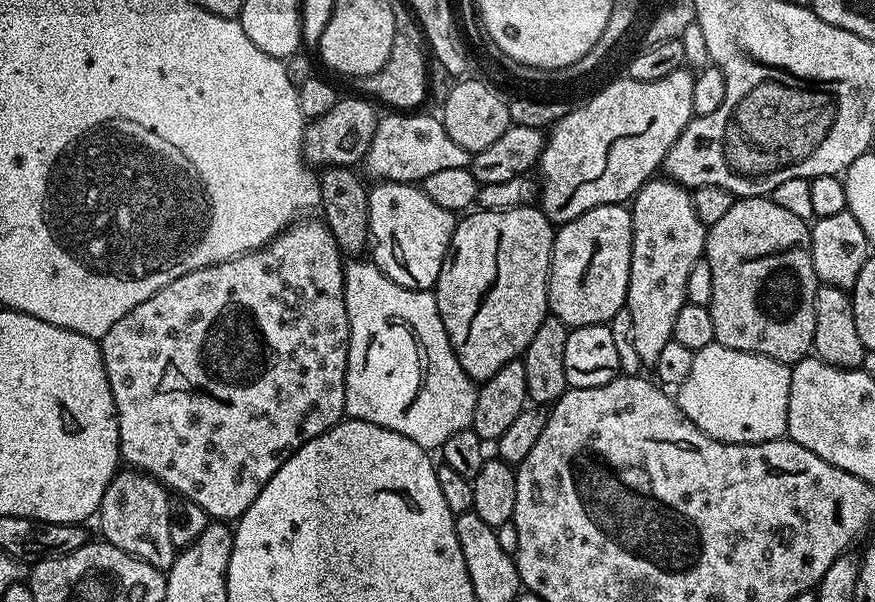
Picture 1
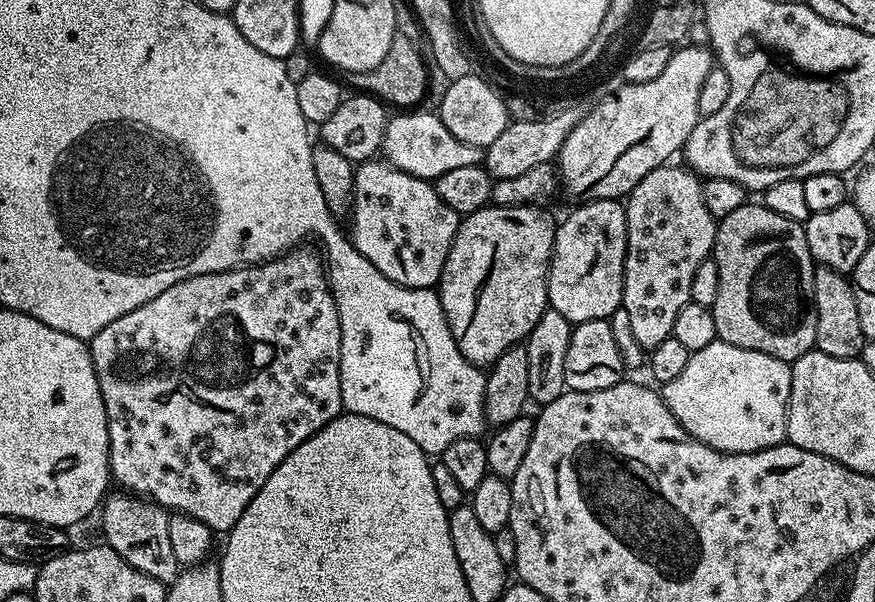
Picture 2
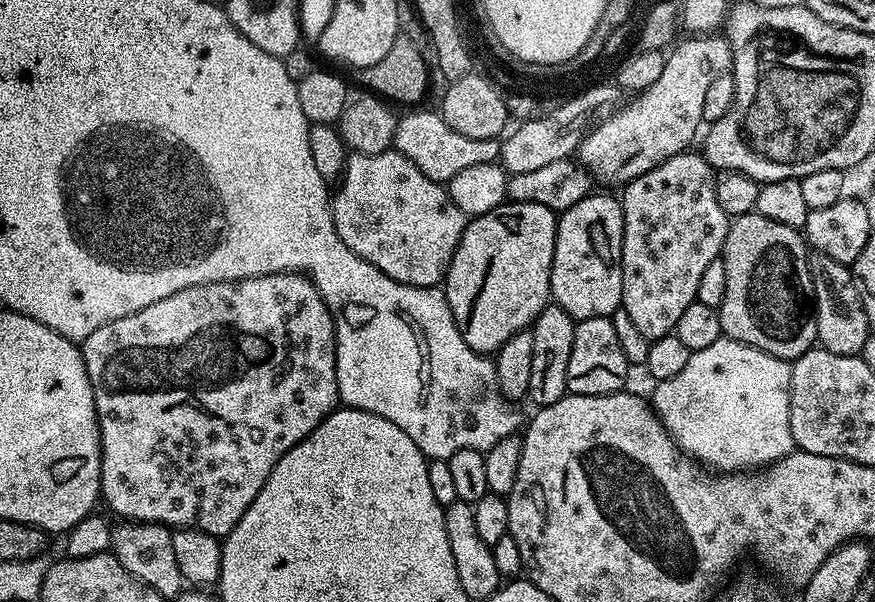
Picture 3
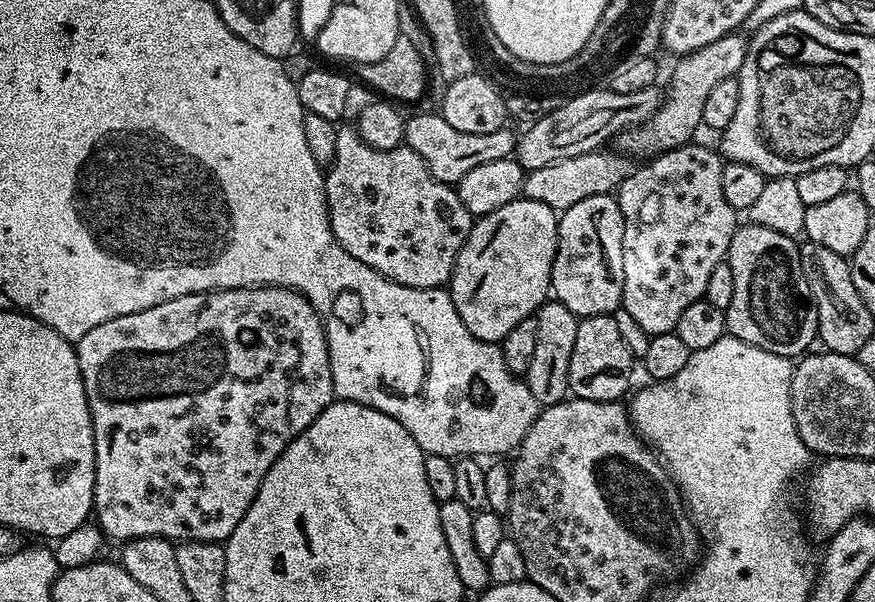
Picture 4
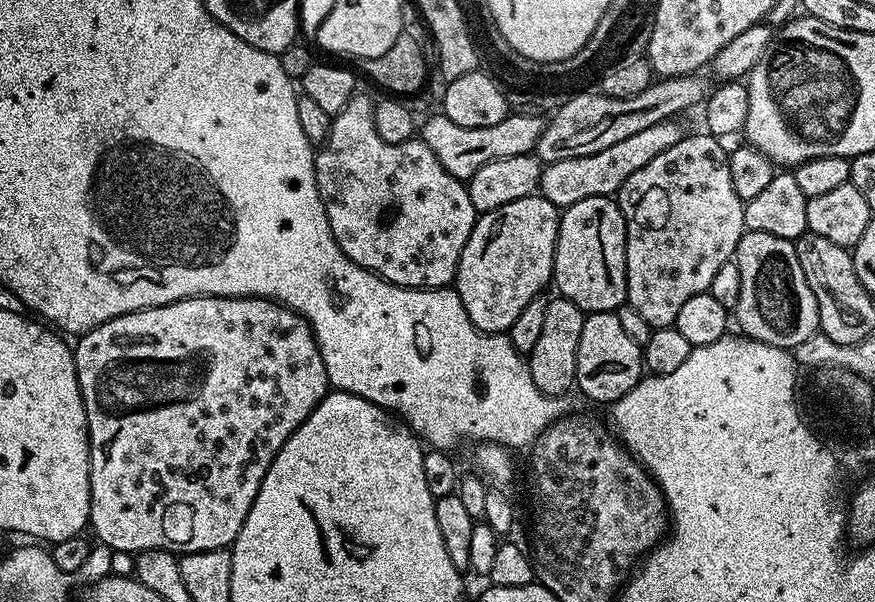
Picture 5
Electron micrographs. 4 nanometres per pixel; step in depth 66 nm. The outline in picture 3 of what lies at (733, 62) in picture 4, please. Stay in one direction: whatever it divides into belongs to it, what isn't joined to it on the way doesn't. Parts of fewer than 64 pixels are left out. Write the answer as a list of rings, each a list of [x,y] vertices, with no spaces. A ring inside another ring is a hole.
[[[696,34],[684,39],[688,40],[681,39],[665,55],[658,82],[629,99],[632,101],[628,105],[625,103],[611,116],[604,117],[580,143],[579,163],[599,183],[601,180],[604,184],[617,186],[629,184],[634,178],[654,170],[654,166],[666,162],[666,158],[685,151],[691,145],[688,143],[695,138],[696,131],[697,136],[701,131],[706,89],[714,78],[731,73],[732,51],[728,40],[720,34]]]

